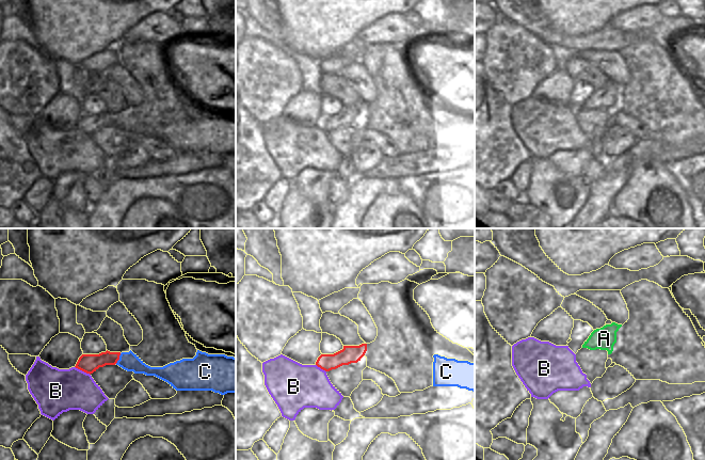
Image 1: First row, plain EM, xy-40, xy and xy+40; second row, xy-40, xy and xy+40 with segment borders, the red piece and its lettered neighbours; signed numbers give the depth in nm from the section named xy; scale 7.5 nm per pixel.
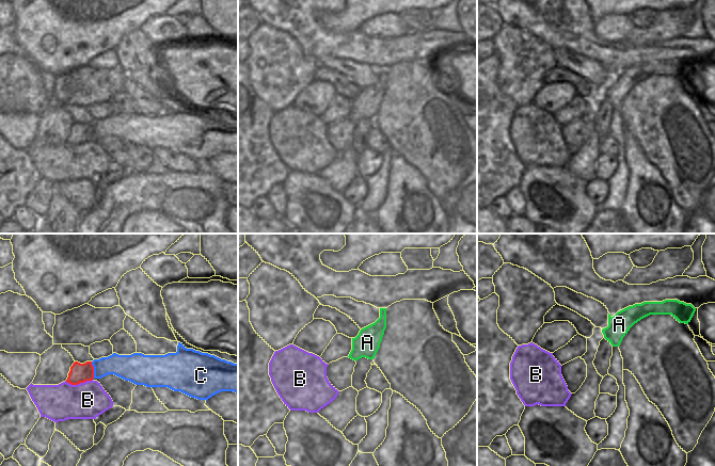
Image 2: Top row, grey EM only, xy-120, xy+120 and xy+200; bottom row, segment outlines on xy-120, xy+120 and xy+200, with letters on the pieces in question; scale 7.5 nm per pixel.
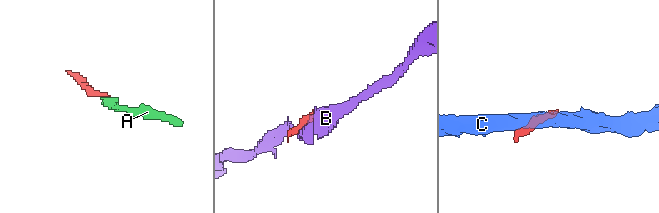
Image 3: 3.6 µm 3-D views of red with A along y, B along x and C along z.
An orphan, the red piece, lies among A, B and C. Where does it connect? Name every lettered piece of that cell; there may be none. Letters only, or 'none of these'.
A

